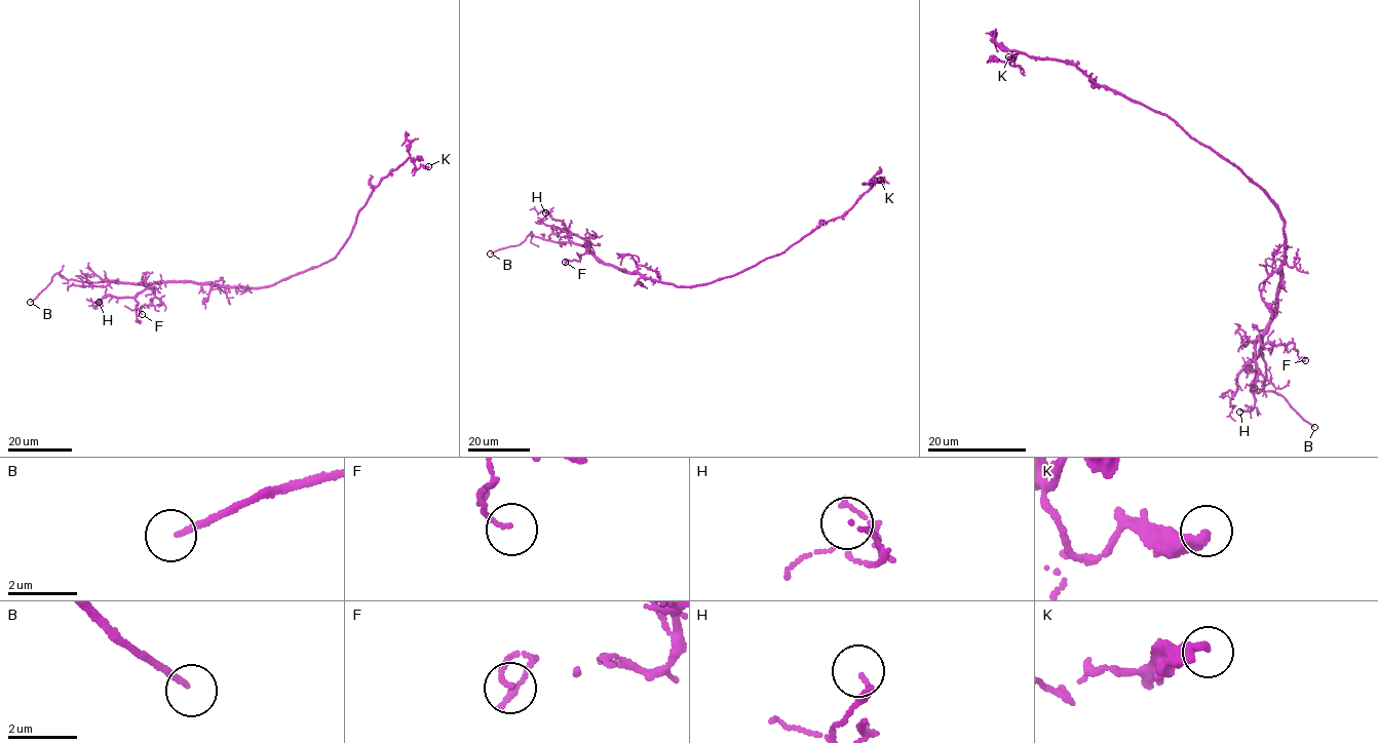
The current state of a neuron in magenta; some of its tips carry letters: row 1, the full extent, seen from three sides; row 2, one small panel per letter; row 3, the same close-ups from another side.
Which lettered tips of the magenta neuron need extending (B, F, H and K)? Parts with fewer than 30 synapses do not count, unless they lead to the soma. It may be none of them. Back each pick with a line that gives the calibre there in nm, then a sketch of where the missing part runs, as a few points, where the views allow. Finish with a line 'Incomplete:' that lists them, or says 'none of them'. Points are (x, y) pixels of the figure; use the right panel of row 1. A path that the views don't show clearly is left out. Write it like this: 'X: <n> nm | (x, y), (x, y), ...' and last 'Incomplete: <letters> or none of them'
B: 170 nm | (1314, 427), (1353, 446), (1366, 446), (1368, 441)
Incomplete: B

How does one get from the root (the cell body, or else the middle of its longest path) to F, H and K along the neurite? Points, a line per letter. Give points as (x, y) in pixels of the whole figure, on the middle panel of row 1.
F: (677, 285), (608, 265), (589, 249), (588, 241), (589, 247), (580, 255), (579, 260), (566, 259), (565, 262)
H: (677, 285), (608, 265), (589, 249), (584, 239), (543, 222), (545, 212)
K: (677, 285), (697, 285), (730, 276), (786, 250), (821, 224), (843, 216), (870, 189), (870, 180), (880, 180)

